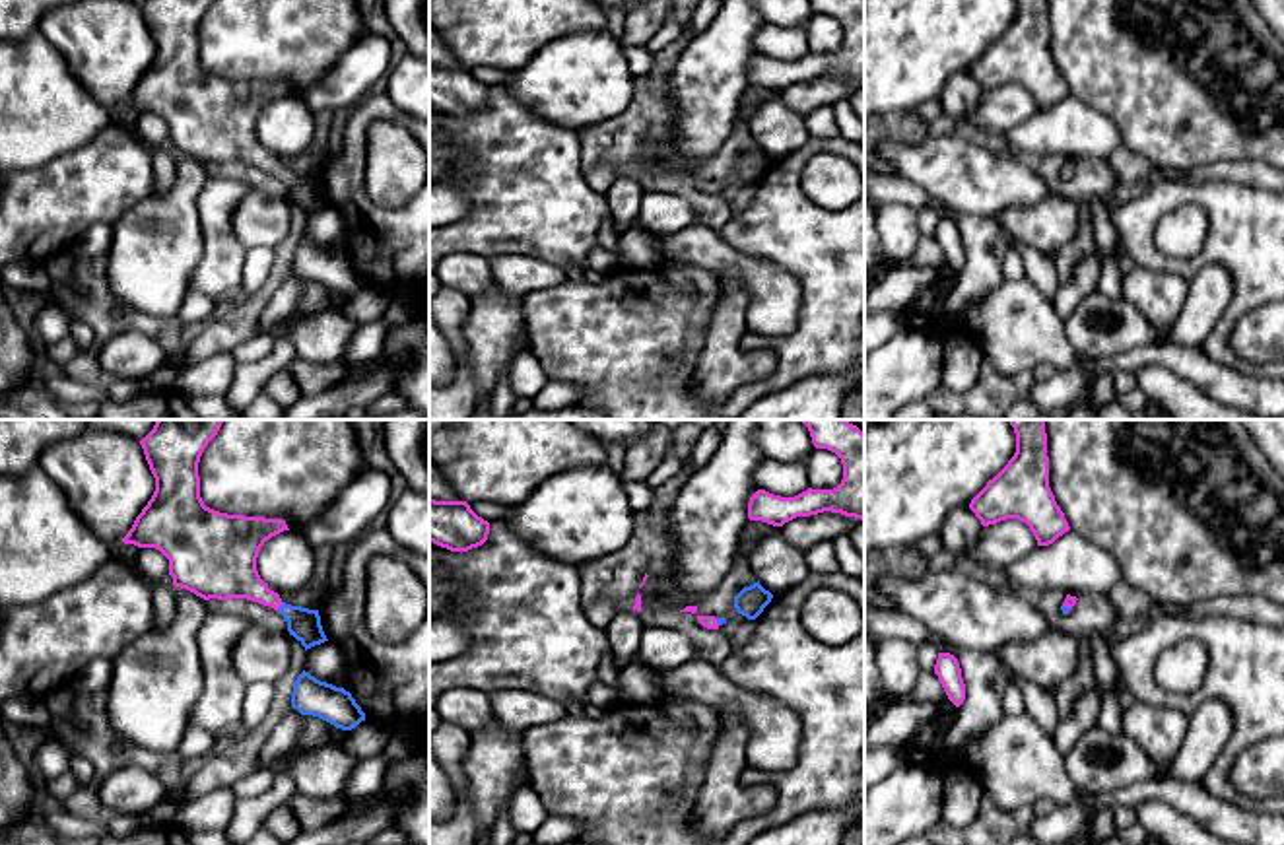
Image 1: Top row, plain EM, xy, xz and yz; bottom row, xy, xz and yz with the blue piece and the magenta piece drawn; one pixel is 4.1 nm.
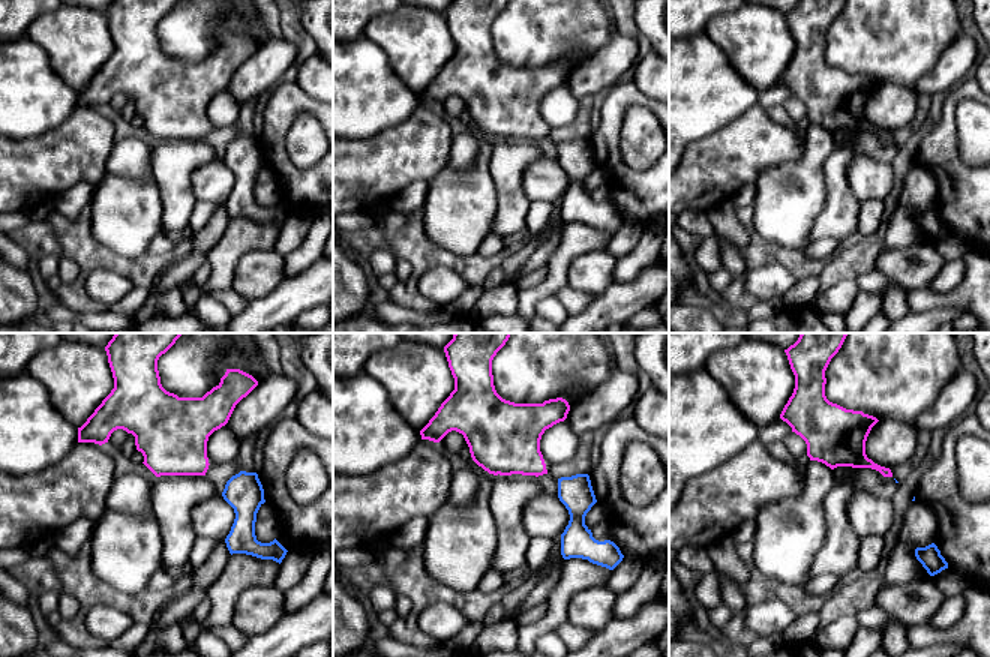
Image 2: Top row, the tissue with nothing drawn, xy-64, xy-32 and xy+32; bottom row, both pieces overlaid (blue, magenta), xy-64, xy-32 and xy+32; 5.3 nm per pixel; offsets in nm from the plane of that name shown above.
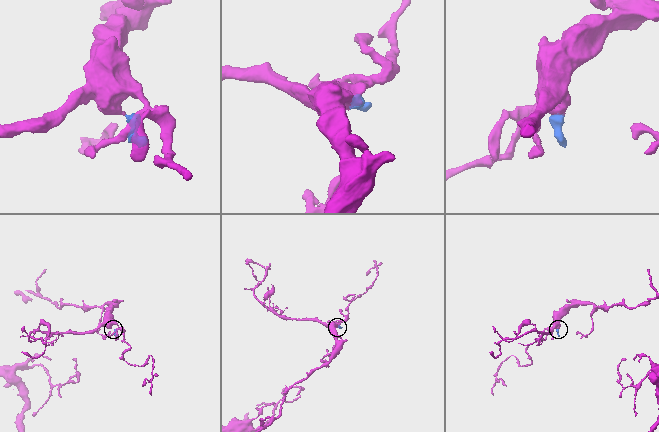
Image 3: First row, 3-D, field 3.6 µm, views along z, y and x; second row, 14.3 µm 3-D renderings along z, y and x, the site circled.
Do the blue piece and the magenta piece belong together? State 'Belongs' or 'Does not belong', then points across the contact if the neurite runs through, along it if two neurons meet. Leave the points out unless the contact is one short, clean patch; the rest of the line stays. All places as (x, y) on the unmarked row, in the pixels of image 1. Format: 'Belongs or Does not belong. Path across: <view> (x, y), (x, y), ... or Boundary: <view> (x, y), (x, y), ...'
Belongs. Path across: xy (304, 189), (280, 171), (232, 136)

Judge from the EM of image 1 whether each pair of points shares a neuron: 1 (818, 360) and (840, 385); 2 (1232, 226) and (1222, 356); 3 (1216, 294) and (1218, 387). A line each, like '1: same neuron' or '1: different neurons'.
1: different neurons
2: same neuron
3: different neurons

